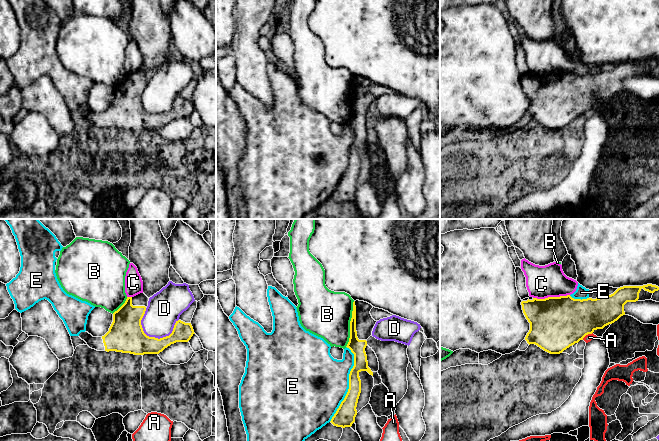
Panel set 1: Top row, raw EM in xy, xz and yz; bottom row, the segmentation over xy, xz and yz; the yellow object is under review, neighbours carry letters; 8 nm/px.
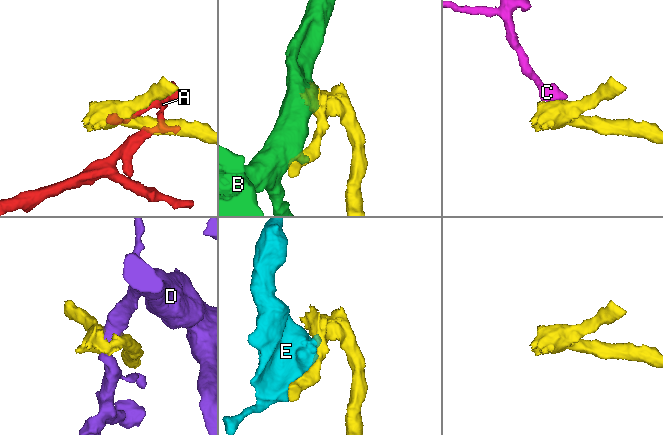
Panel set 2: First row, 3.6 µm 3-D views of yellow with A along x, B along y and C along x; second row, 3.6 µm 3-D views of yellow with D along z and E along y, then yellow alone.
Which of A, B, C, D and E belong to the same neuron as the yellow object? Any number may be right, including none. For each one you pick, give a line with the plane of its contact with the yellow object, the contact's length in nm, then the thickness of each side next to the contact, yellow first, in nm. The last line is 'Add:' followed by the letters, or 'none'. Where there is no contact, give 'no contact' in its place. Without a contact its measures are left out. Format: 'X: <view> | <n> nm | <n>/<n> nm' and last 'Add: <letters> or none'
Add: none

